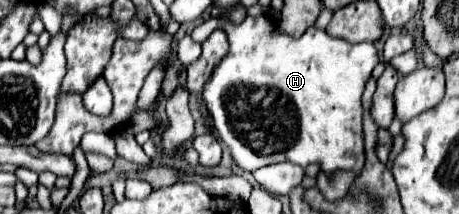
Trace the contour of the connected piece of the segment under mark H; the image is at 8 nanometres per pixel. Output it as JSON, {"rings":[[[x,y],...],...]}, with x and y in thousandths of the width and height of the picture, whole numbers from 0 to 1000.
{"rings":[[[538,75],[529,103],[503,103],[495,84],[460,84],[425,131],[429,168],[438,140],[481,131],[499,178],[499,243],[464,318],[460,364],[442,402],[442,477],[464,542],[468,617],[486,673],[503,701],[512,766],[538,804],[599,757],[638,757],[651,776],[695,766],[699,794],[773,794],[778,813],[795,766],[791,701],[791,495],[786,439],[808,327],[826,290],[821,234],[808,196],[760,206],[739,178],[721,178],[708,140],[678,121],[660,168],[638,178],[603,140],[599,93],[569,75]]]}

